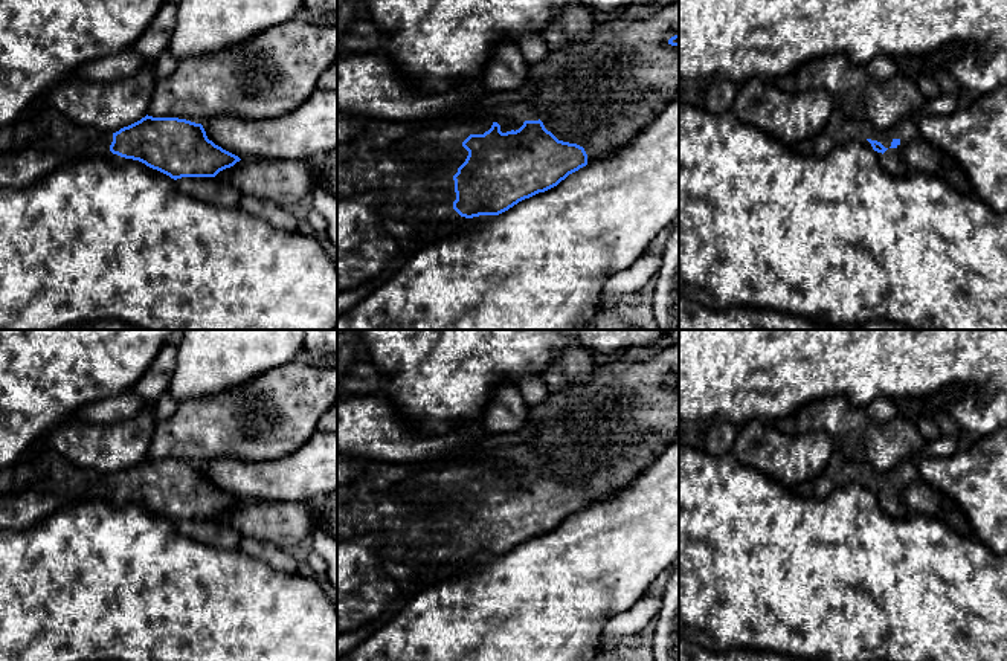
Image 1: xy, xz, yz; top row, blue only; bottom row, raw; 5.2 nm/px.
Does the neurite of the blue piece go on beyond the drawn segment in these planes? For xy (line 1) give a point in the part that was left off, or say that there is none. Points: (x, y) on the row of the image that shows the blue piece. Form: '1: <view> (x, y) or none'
1: xy (45, 138)

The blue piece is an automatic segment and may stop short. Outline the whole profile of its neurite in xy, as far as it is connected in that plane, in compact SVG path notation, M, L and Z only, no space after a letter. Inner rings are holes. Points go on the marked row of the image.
M58 89L44 93L21 118L0 127L0 189L35 185L49 173L90 157L111 151L157 169L171 179L215 177L241 159L208 139L201 124L179 118L145 116L116 133L84 125L70 118L60 104Z

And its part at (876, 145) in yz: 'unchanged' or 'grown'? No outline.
grown

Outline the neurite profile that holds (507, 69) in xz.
M499 43L484 69L482 84L488 93L519 93L526 73L528 64L520 47L514 43Z

